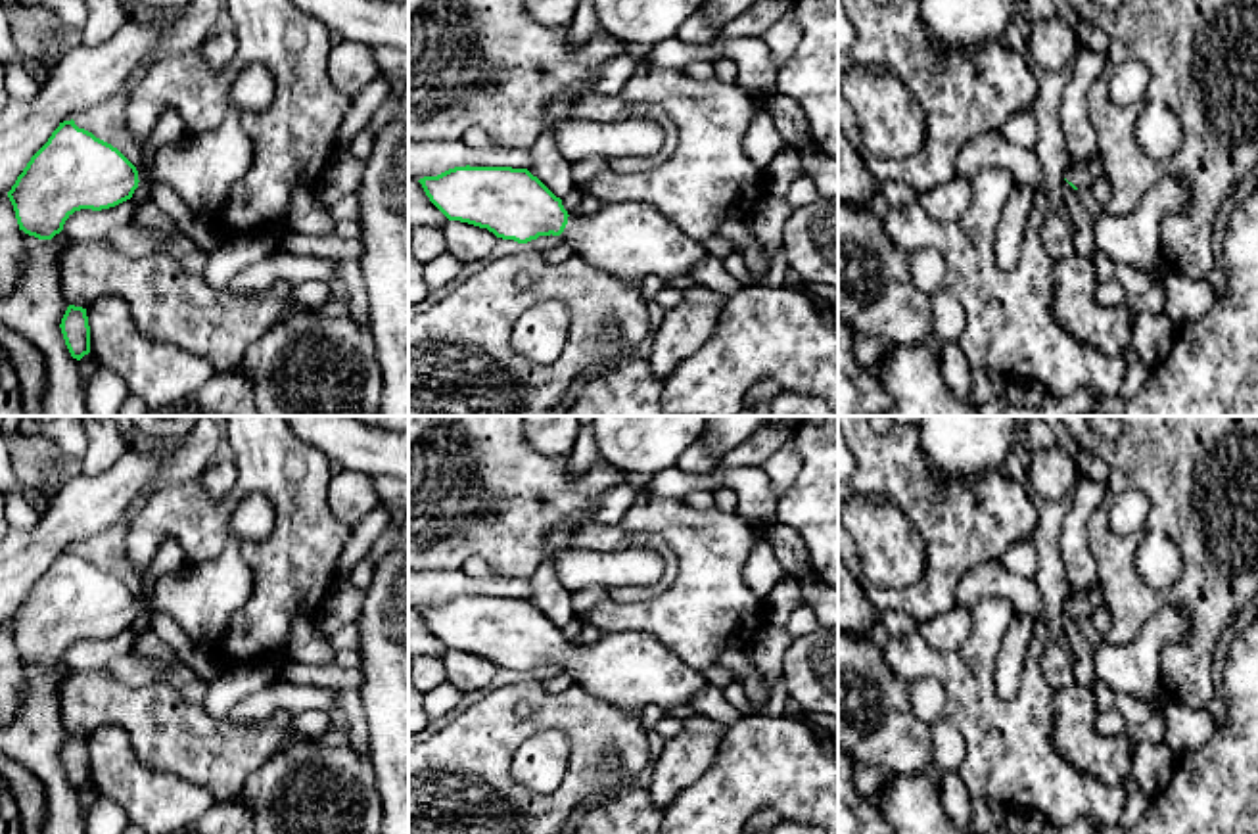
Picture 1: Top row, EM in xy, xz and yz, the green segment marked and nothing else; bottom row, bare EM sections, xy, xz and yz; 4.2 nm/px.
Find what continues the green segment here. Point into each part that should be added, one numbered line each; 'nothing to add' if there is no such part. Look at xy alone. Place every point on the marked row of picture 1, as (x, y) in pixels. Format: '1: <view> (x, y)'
1: xy (202, 169)

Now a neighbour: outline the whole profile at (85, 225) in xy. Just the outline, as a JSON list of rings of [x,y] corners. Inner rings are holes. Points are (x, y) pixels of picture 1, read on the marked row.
[[[130,199],[102,211],[81,209],[69,215],[63,230],[71,242],[105,240],[115,228],[132,220]]]

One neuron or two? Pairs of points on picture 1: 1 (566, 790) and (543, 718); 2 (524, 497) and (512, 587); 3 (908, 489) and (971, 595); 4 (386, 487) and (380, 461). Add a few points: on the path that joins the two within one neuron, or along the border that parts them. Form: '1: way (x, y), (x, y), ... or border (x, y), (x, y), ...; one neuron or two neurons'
1: way (580, 767), (580, 737), (566, 723); one neuron
2: border (501, 576), (528, 579); two neurons
3: border (1000, 558), (978, 562), (965, 574), (955, 604); two neurons
4: border (374, 474), (388, 476); two neurons

